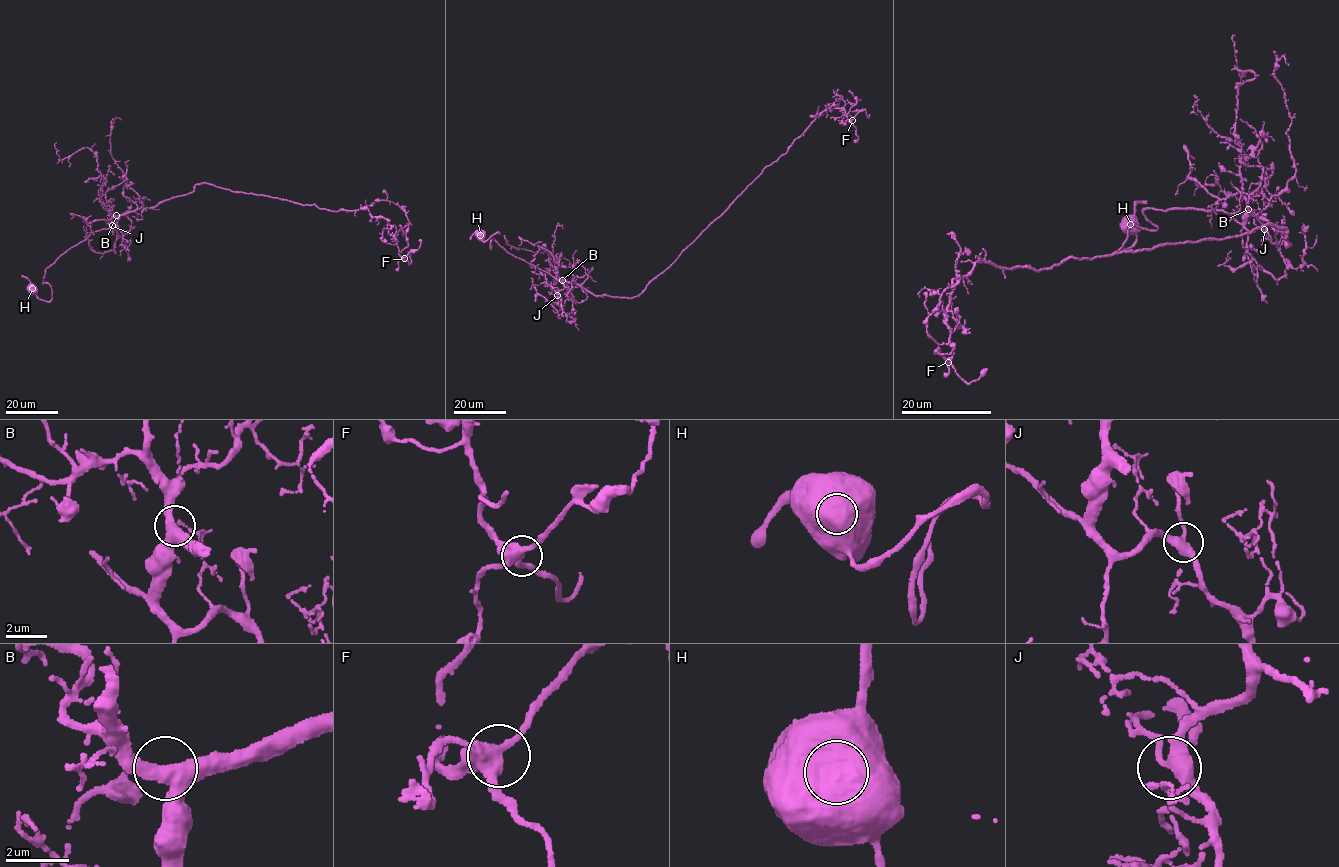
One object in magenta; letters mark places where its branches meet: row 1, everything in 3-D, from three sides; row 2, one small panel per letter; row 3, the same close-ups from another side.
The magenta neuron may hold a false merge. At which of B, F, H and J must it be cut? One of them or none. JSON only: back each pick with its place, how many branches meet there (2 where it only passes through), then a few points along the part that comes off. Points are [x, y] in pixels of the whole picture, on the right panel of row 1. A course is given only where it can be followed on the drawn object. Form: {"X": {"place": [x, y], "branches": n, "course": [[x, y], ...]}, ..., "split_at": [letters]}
{"split_at": []}

